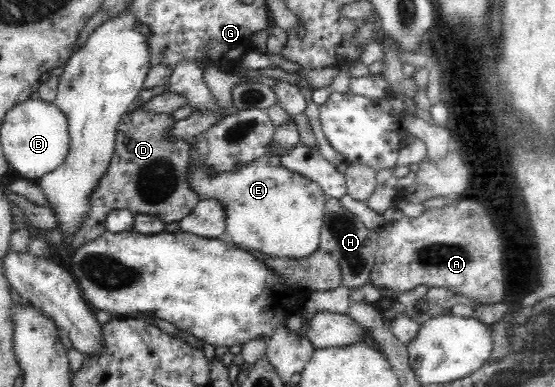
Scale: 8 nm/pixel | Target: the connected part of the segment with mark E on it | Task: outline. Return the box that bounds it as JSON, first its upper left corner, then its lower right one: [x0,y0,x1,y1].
[188,154,327,259]

